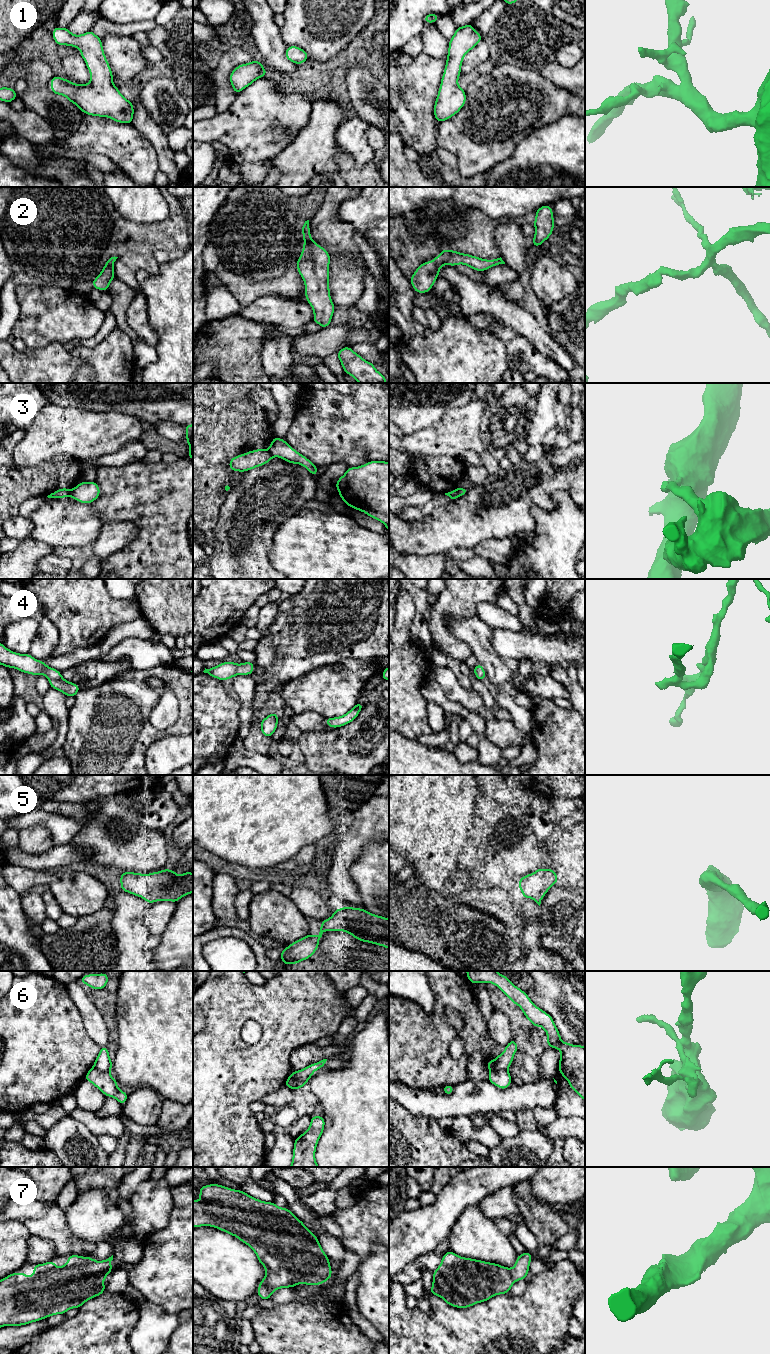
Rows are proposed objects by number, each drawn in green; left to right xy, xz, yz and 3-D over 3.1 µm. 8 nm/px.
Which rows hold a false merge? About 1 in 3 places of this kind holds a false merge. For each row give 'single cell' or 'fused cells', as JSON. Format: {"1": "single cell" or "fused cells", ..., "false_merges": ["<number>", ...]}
{"1": "single cell", "2": "single cell", "3": "fused cells", "4": "single cell", "5": "single cell", "6": "fused cells", "7": "single cell", "false_merges": ["3", "6"]}

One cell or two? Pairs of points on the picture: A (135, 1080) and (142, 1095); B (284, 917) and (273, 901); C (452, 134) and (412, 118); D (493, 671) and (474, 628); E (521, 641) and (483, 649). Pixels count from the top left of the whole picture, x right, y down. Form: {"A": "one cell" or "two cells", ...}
{"A": "two cells", "B": "one cell", "C": "two cells", "D": "one cell", "E": "two cells"}

